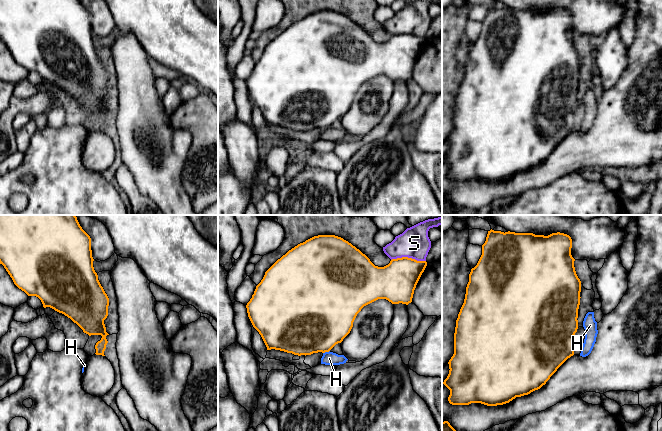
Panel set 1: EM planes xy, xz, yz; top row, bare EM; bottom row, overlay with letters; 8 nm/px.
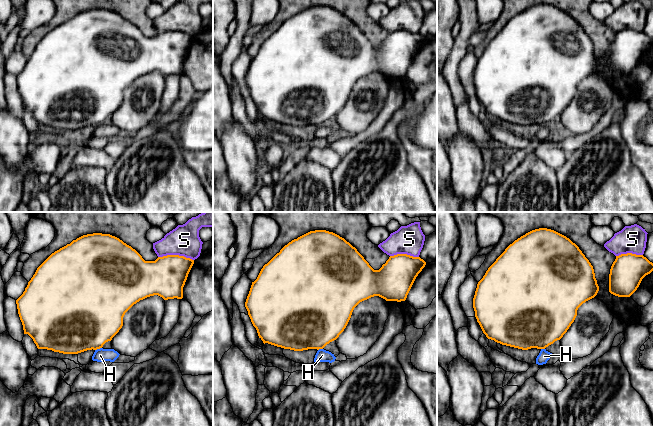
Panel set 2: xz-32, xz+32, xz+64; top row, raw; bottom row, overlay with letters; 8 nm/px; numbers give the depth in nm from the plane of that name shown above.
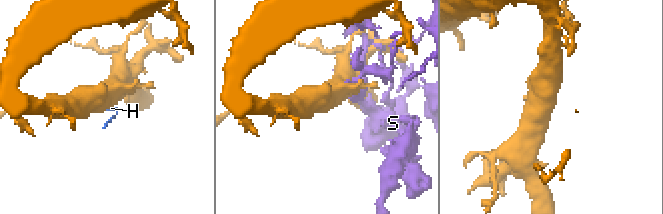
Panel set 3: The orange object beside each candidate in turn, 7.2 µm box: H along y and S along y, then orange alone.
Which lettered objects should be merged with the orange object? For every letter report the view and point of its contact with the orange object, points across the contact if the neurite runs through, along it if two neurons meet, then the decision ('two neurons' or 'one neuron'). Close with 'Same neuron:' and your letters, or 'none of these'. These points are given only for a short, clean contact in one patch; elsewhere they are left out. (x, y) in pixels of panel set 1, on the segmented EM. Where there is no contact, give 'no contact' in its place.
H: xz (326, 351) | along xz (329, 350), (323, 353) | two neurons
S: xz (407, 257) | two neurons
Same neuron: none of these

